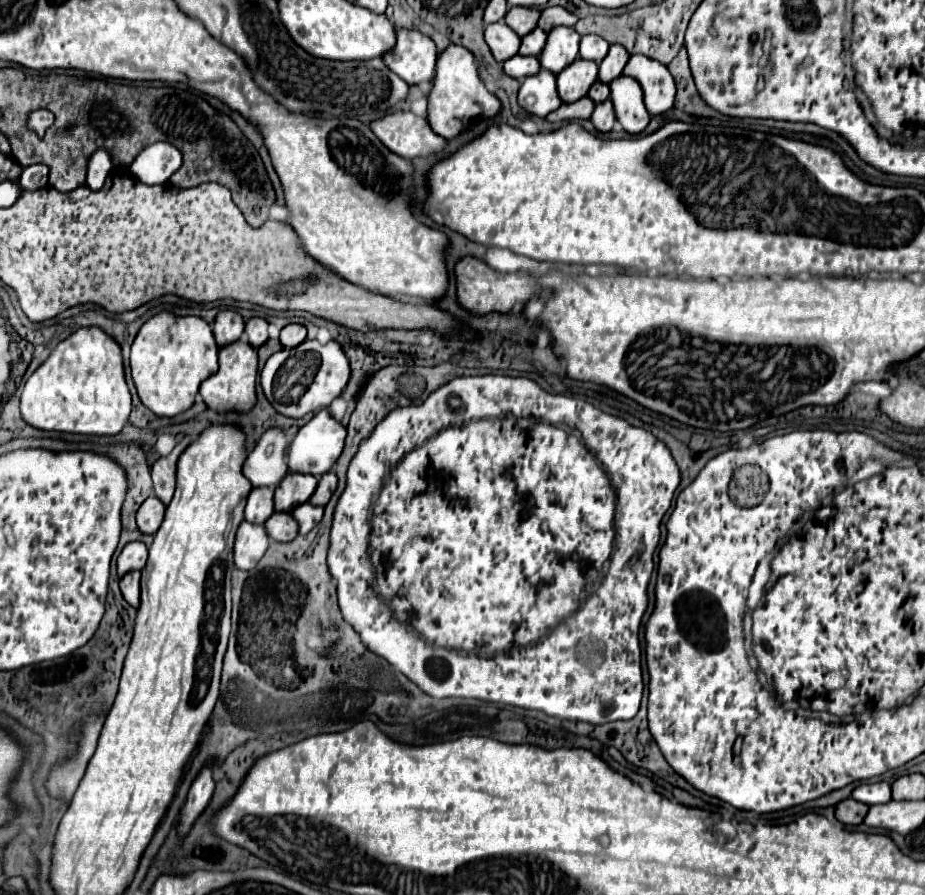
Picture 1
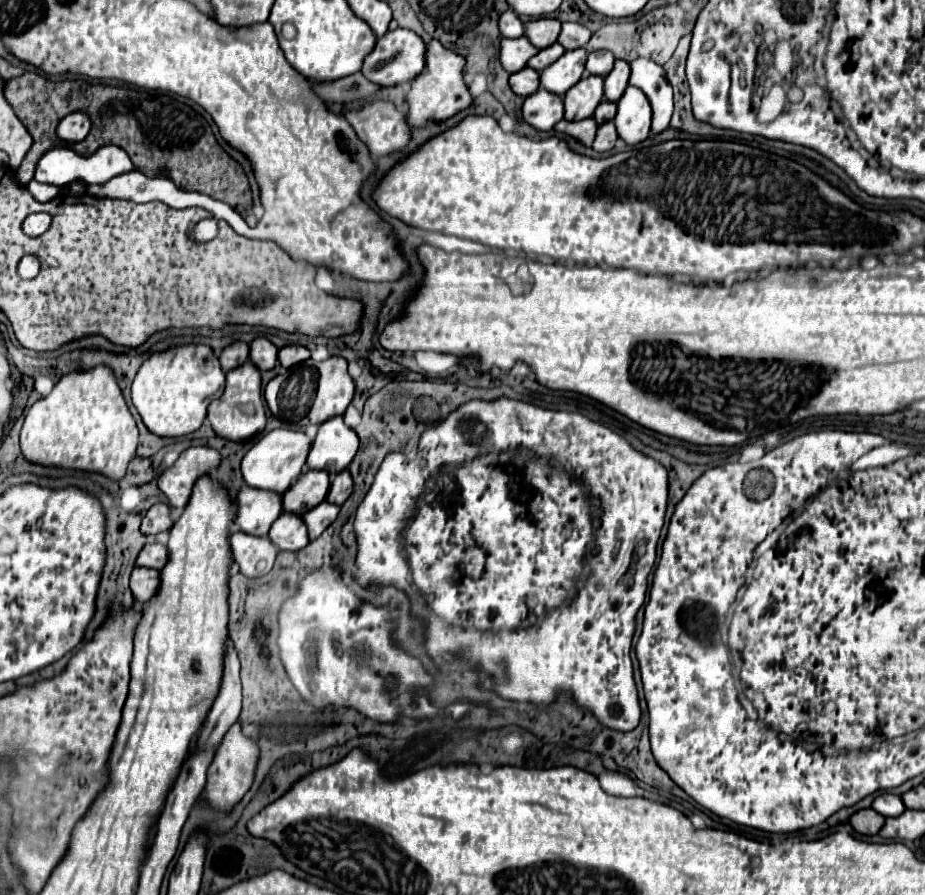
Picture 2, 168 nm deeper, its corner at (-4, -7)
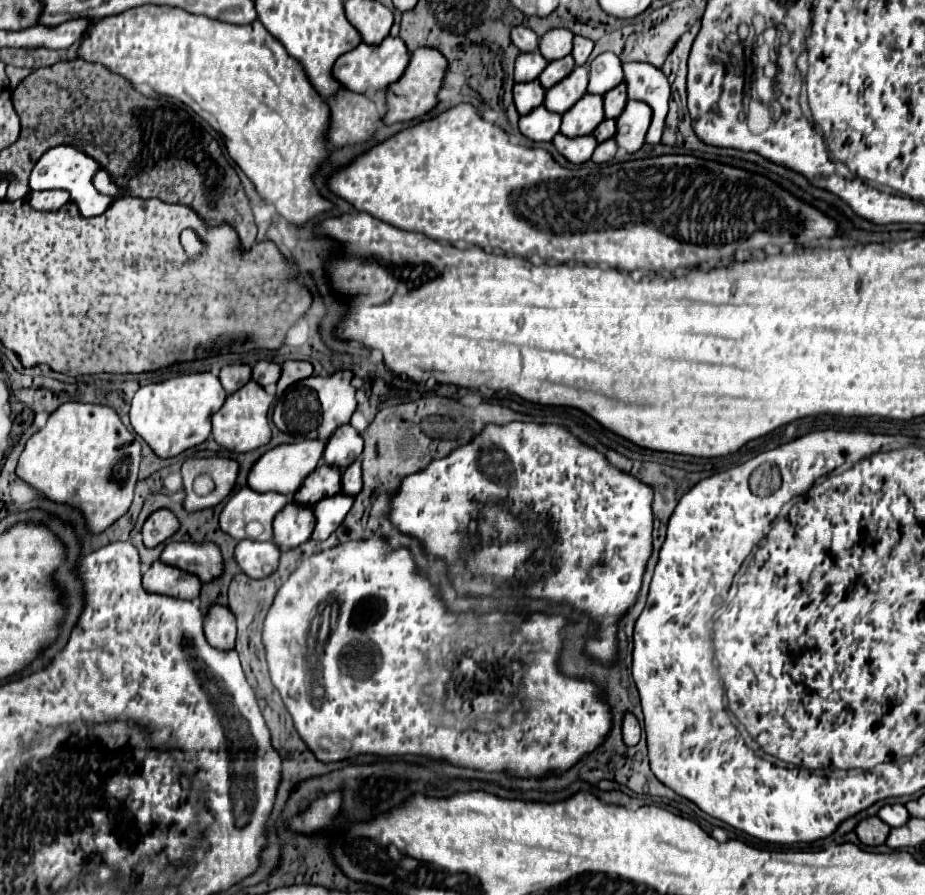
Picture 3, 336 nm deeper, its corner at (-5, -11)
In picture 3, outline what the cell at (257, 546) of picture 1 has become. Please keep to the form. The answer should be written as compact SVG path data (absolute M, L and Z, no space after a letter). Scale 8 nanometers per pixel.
M241 540L235 548L235 560L251 578L267 578L279 566L279 546L275 542Z

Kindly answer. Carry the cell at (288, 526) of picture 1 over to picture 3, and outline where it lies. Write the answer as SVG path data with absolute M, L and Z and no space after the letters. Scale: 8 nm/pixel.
M289 502L273 520L273 540L279 544L281 550L295 548L311 538L315 526L315 514L313 508L299 506L295 502Z

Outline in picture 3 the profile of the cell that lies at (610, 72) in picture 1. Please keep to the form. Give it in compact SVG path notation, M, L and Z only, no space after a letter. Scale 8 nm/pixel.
M625 84L615 86L603 96L603 108L605 108L605 118L617 118L623 112L623 106L627 104L627 88Z

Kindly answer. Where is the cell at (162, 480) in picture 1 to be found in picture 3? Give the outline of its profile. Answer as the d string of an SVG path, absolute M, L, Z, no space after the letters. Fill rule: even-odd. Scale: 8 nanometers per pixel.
M189 458L181 466L181 474L183 474L183 484L185 484L185 494L187 494L185 508L189 512L195 512L195 510L211 508L229 496L229 492L235 486L237 474L239 474L239 462L231 460L231 458L201 458L201 460ZM197 474L213 476L215 490L211 494L197 496L193 492L191 484Z

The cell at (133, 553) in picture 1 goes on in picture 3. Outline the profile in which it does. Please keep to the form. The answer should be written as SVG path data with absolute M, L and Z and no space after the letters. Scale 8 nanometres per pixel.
M169 542L161 562L179 566L201 582L211 582L223 574L223 556L215 542Z

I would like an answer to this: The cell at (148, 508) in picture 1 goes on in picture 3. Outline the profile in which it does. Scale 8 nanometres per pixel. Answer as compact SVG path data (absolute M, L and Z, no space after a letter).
M161 508L157 512L153 512L145 524L143 524L143 544L147 548L155 548L159 544L163 544L167 538L171 538L175 532L179 530L179 520L177 516L167 510L167 508Z

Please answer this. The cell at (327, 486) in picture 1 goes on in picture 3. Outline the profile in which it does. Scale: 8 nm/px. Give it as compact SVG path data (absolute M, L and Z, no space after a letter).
M355 460L343 472L343 492L355 496L359 494L359 490L361 490L361 460Z

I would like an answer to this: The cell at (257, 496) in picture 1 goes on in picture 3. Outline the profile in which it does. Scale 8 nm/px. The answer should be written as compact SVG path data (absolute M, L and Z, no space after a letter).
M245 486L233 494L221 510L219 526L235 540L271 540L273 518L285 504L287 498L283 494L255 492Z

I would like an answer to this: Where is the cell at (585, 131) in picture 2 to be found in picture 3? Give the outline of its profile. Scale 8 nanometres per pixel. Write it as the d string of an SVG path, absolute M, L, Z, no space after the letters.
M557 134L553 138L553 146L557 148L559 154L563 154L571 164L583 164L591 158L597 140L595 136L579 136L579 138L567 138L563 134Z

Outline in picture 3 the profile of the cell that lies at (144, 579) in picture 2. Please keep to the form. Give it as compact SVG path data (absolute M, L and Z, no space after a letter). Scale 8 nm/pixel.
M157 560L143 574L143 588L147 592L167 594L173 598L183 598L183 600L193 600L201 592L201 582L199 582L199 578L185 574L181 568L169 566L169 564Z

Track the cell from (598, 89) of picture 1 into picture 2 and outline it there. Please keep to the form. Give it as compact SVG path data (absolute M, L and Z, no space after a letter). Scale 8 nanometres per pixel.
M602 100L594 112L594 120L598 124L606 122L606 120L612 120L616 116L616 104L614 102L608 102L608 100Z

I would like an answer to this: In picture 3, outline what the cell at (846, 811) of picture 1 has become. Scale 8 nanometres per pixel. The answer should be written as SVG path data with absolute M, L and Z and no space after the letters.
M873 816L873 818L861 820L859 826L855 828L855 832L857 832L857 838L865 846L881 846L881 844L885 844L891 828L883 820L879 820L877 816Z

